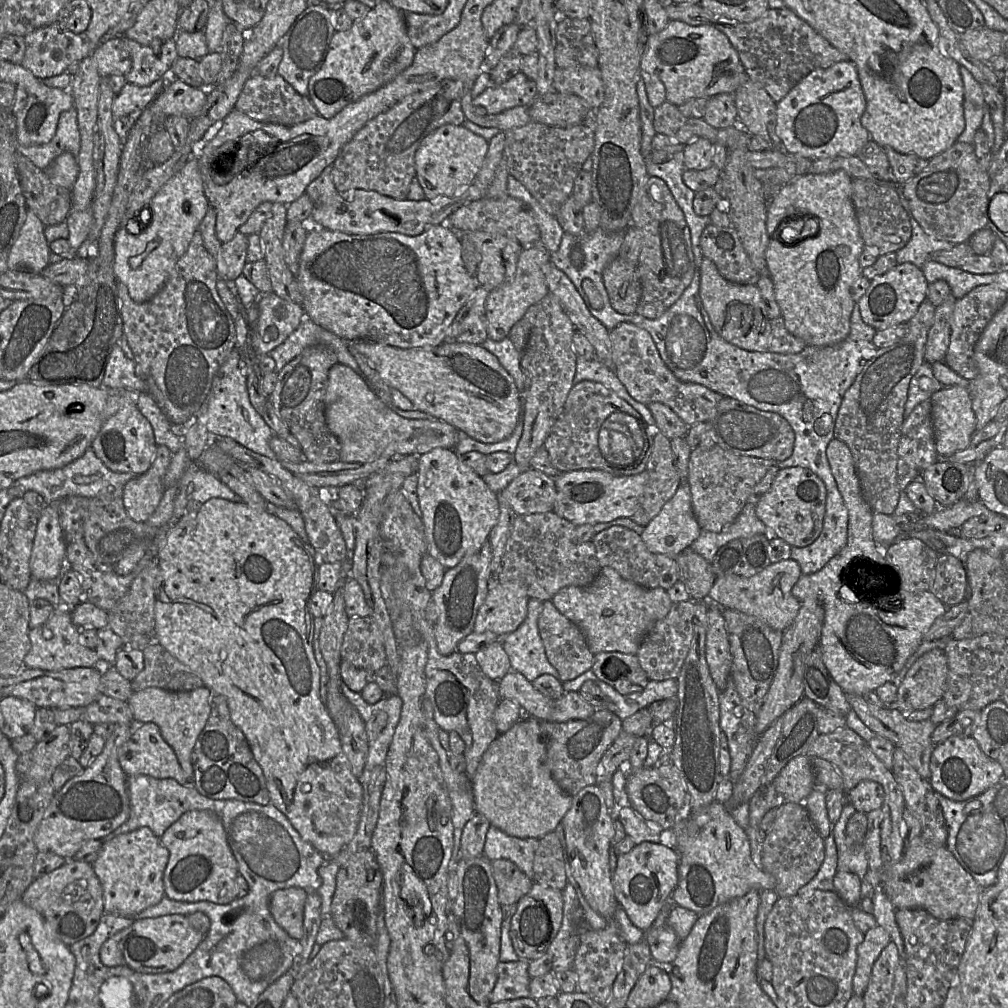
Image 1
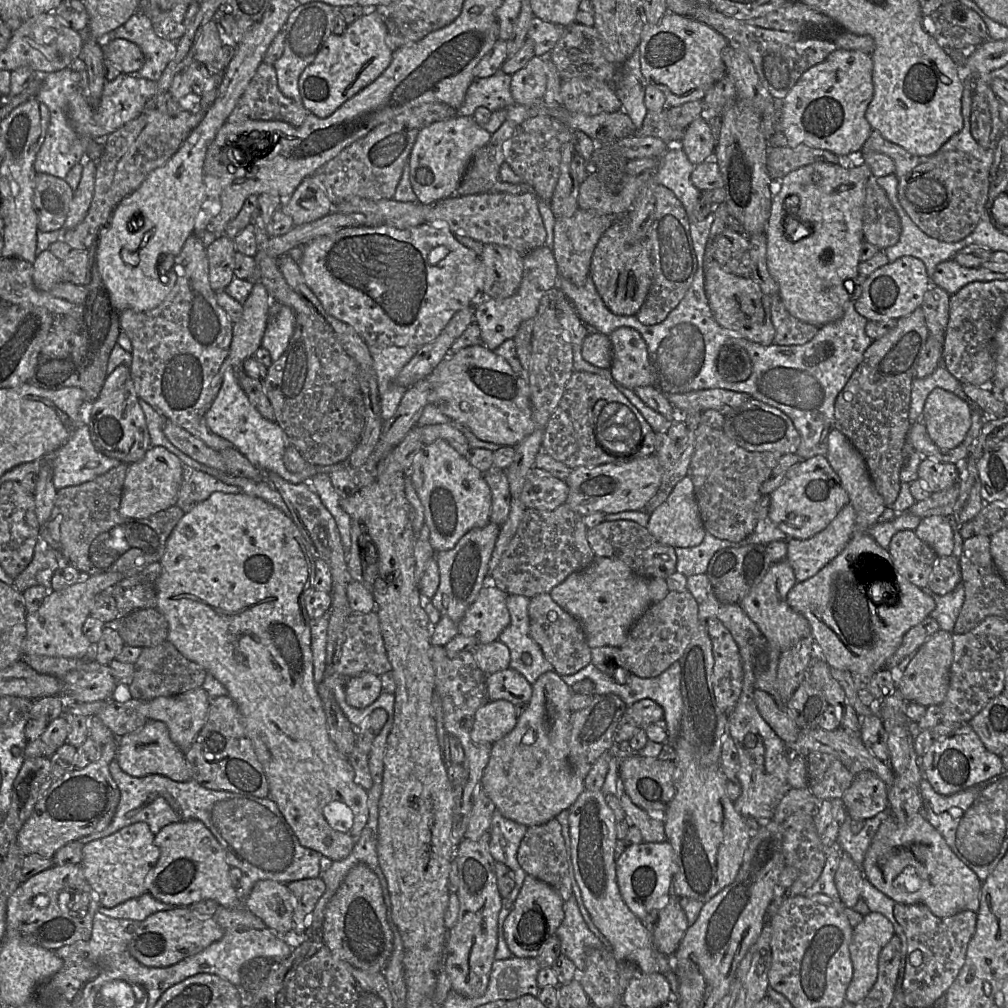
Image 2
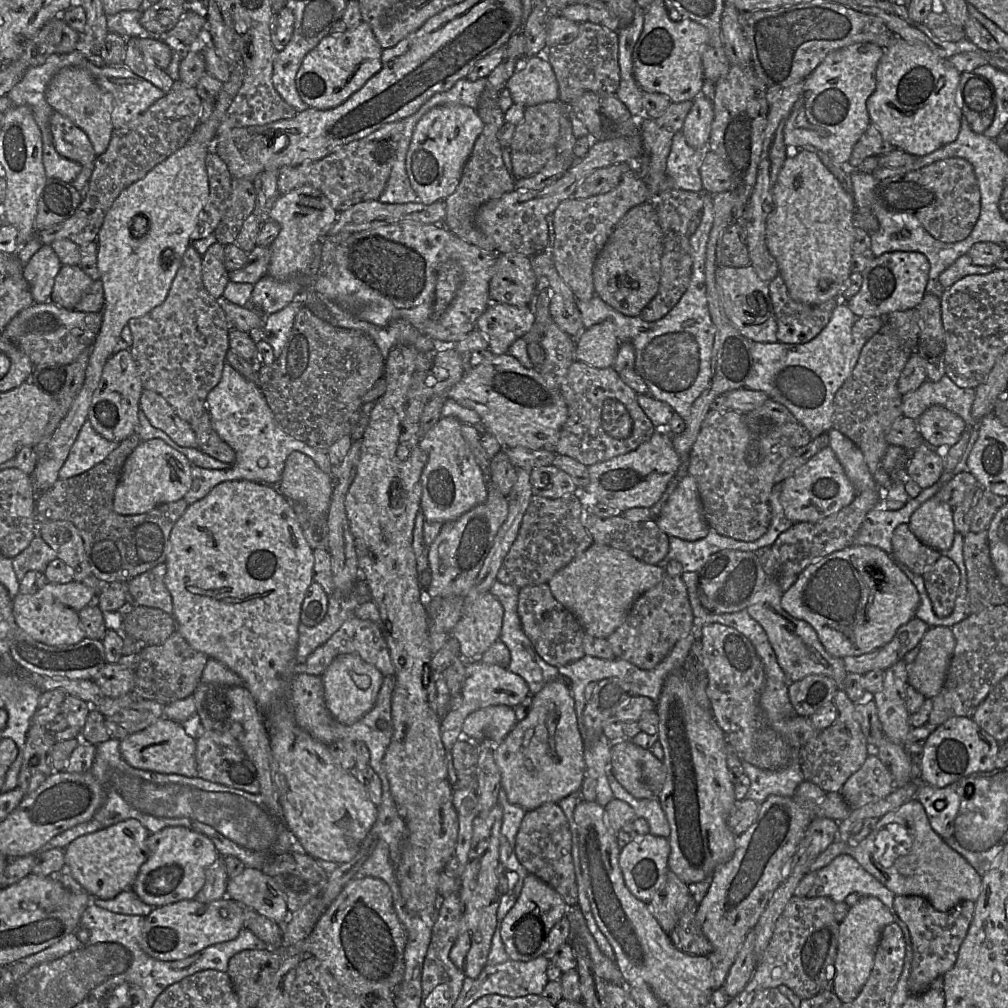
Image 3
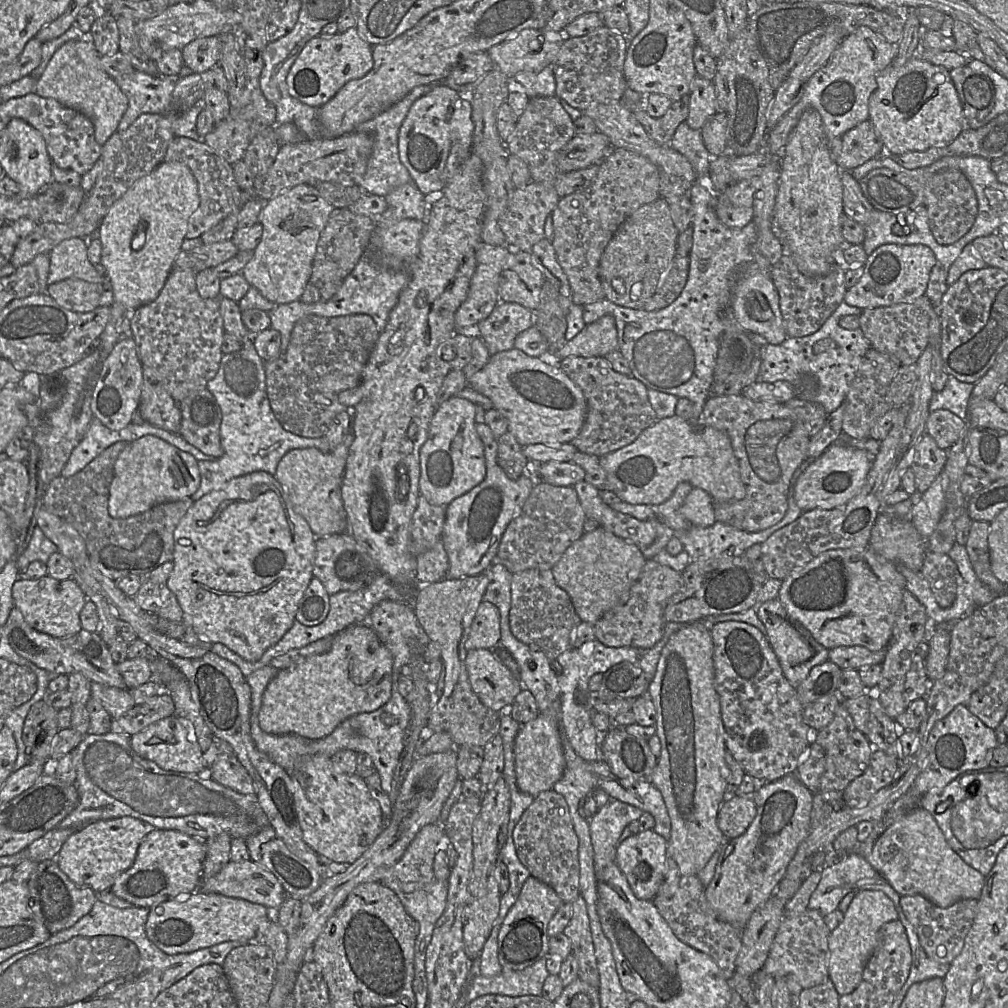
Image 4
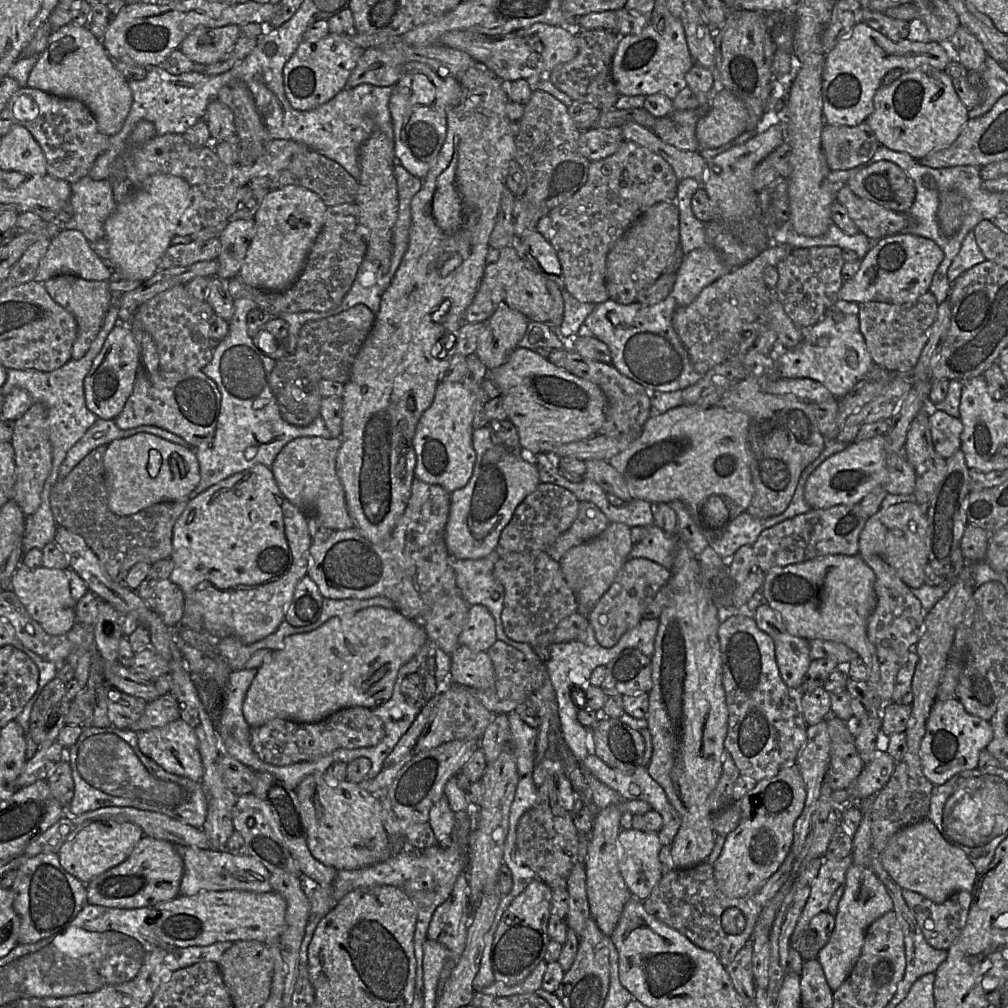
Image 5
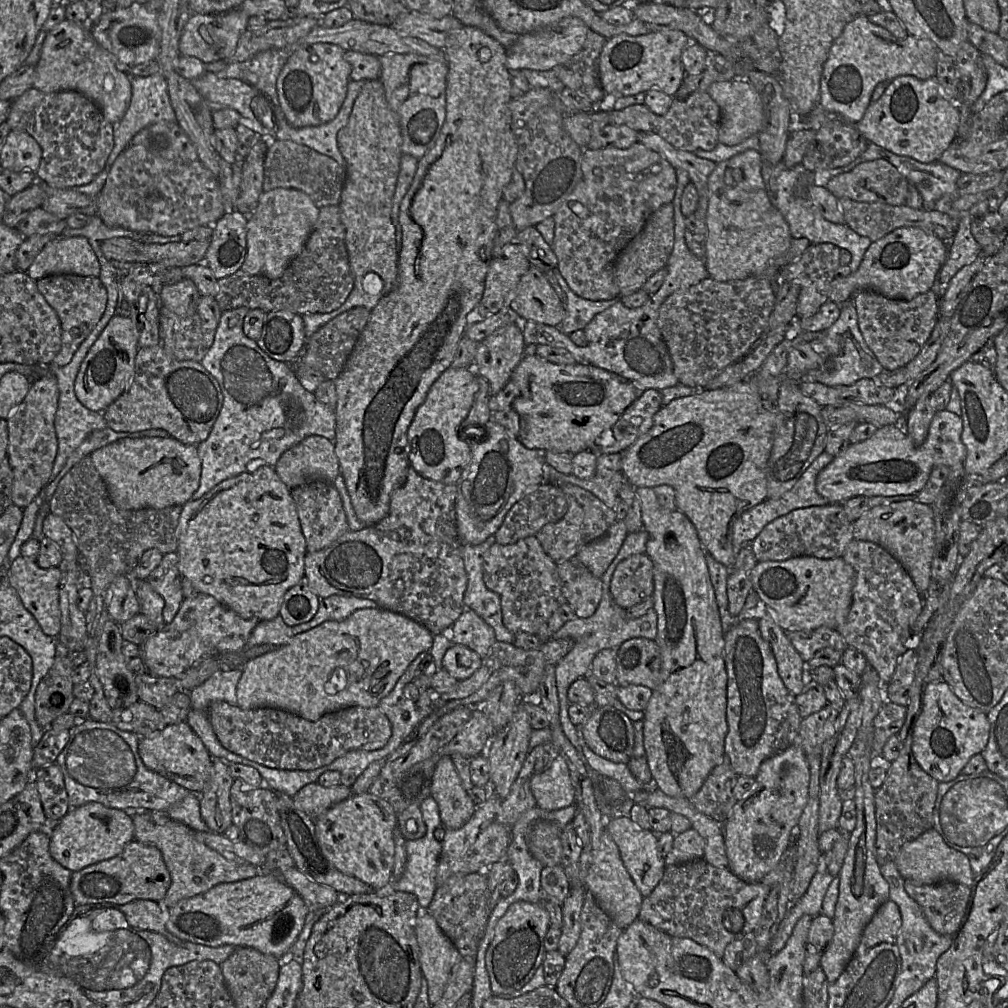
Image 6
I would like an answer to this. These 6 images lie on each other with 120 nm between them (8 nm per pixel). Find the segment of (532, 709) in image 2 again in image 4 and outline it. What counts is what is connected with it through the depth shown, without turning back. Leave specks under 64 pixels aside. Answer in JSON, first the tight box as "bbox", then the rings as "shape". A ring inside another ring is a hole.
{"bbox":[514,714,565,798],"shape":[[[543,714],[522,724],[514,741],[514,756],[516,785],[521,792],[536,798],[541,792],[553,789],[565,768],[559,724]]]}

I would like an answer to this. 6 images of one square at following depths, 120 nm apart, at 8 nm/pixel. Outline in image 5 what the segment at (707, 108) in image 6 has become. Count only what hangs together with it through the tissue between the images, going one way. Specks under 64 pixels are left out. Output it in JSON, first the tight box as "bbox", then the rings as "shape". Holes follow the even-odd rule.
{"bbox":[651,115,699,151],"shape":[[[670,115],[656,118],[651,128],[653,133],[664,143],[683,151],[699,151],[696,137],[696,126],[681,126],[675,123]]]}

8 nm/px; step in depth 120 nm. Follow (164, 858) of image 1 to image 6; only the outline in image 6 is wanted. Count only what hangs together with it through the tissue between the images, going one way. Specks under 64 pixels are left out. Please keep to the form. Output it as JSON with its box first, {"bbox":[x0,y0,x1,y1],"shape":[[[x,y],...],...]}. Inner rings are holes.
{"bbox":[49,802,135,872],"shape":[[[89,802],[70,809],[62,819],[57,823],[51,823],[51,825],[49,852],[55,861],[72,872],[119,855],[125,846],[134,840],[135,826],[126,811],[106,807],[99,802]]]}

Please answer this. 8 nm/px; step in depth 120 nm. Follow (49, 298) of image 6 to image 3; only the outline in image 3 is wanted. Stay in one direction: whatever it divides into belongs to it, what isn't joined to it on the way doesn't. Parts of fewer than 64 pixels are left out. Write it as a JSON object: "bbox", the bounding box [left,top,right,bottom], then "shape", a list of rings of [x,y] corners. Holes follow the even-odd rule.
{"bbox":[51,265,93,310],"shape":[[[62,265],[54,281],[51,301],[59,307],[74,310],[93,282],[78,265]]]}

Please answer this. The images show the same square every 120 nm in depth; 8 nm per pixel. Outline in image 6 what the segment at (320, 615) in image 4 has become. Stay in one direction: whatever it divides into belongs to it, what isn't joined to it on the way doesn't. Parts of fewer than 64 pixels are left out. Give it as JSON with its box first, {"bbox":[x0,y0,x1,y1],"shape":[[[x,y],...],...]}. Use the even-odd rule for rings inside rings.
{"bbox":[279,576,319,626],"shape":[[[304,576],[285,593],[279,614],[289,626],[308,622],[316,614],[319,600]]]}

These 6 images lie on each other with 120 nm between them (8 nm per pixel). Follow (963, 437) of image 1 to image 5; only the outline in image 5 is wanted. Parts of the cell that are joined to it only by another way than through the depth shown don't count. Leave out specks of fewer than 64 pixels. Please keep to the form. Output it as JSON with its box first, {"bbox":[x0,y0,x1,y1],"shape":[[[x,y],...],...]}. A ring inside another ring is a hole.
{"bbox":[930,410,963,459],"shape":[[[930,410],[930,431],[935,451],[944,459],[961,449],[963,424],[941,410]]]}

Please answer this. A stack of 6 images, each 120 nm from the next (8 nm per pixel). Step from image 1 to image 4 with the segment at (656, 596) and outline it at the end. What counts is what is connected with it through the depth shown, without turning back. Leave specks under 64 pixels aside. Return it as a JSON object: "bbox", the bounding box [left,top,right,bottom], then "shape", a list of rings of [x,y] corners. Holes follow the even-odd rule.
{"bbox":[552,527,646,624],"shape":[[[598,527],[592,532],[585,533],[579,540],[575,541],[553,566],[552,572],[557,585],[570,596],[581,621],[595,624],[607,611],[620,603],[626,602],[630,588],[638,579],[646,561],[641,550],[635,544],[602,527]]]}

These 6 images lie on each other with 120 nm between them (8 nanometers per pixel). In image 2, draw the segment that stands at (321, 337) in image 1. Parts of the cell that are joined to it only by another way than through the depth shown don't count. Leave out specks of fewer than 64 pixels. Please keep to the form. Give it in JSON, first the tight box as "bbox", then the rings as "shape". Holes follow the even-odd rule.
{"bbox":[261,305,294,362],"shape":[[[282,305],[277,314],[269,318],[261,344],[269,351],[273,362],[278,360],[287,349],[294,330],[294,313],[290,307]]]}

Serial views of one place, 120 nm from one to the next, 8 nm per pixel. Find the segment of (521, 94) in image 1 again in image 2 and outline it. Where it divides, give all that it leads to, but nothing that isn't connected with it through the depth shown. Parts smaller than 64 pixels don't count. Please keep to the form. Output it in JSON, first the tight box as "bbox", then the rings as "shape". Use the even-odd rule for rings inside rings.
{"bbox":[456,70,516,116],"shape":[[[501,70],[493,76],[473,80],[462,105],[456,110],[457,116],[472,116],[479,107],[486,107],[494,112],[516,105],[510,84],[511,75]]]}

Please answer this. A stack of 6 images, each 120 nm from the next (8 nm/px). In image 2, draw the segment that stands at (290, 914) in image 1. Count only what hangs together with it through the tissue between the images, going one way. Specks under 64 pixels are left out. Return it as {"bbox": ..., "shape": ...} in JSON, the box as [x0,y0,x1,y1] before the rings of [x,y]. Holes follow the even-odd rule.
{"bbox":[245,880,294,935],"shape":[[[273,880],[256,882],[245,907],[276,934],[284,935],[293,928],[294,897],[287,884]]]}

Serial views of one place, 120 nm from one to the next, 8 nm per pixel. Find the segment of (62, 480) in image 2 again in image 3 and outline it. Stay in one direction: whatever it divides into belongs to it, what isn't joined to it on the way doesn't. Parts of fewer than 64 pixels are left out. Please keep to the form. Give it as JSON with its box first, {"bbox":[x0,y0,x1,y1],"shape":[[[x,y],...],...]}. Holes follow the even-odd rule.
{"bbox":[59,420,119,479],"shape":[[[87,420],[59,471],[59,479],[68,479],[86,472],[102,462],[119,443],[102,437]]]}

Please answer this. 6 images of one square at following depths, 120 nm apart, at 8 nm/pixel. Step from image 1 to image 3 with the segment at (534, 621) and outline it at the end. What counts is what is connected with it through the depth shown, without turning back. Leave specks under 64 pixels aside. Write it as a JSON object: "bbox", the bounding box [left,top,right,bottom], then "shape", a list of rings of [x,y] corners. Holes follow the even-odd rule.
{"bbox":[489,580,561,695],"shape":[[[495,580],[489,590],[502,604],[504,616],[499,640],[509,649],[511,660],[508,670],[519,675],[525,680],[529,687],[530,695],[538,693],[547,683],[561,679],[557,667],[547,664],[535,651],[530,639],[523,631],[521,620],[518,614],[519,588],[514,585],[507,585]]]}

